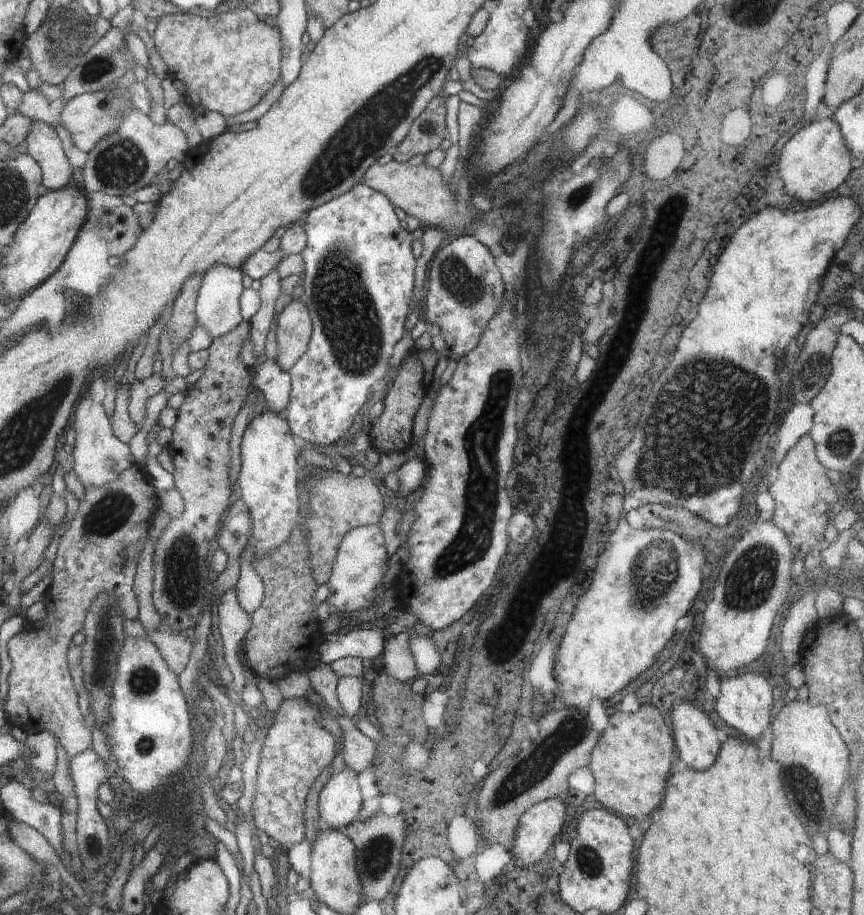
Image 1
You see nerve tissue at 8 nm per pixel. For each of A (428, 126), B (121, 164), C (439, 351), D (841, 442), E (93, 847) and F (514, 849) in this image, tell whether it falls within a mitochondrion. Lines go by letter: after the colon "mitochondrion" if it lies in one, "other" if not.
A: mitochondrion
B: mitochondrion
C: other
D: mitochondrion
E: mitochondrion
F: other

